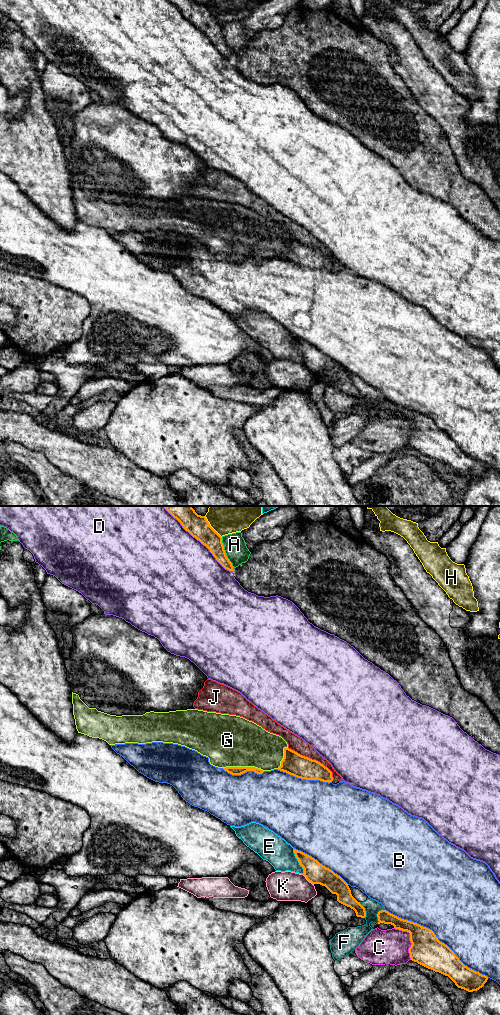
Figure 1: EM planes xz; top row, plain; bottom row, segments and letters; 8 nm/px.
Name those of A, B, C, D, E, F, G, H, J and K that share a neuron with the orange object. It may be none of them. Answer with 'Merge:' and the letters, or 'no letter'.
Merge: no letter

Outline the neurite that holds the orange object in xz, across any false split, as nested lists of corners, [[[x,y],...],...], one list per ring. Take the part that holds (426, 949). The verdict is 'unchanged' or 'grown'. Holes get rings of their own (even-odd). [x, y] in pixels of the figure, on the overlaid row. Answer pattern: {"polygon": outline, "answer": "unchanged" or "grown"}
{"polygon": [[[386,910],[379,911],[377,917],[378,924],[391,924],[395,929],[410,933],[412,945],[409,953],[412,961],[448,976],[458,988],[468,992],[479,990],[487,982],[487,976],[465,966],[447,945],[438,940],[432,930]]], "answer": "unchanged"}

